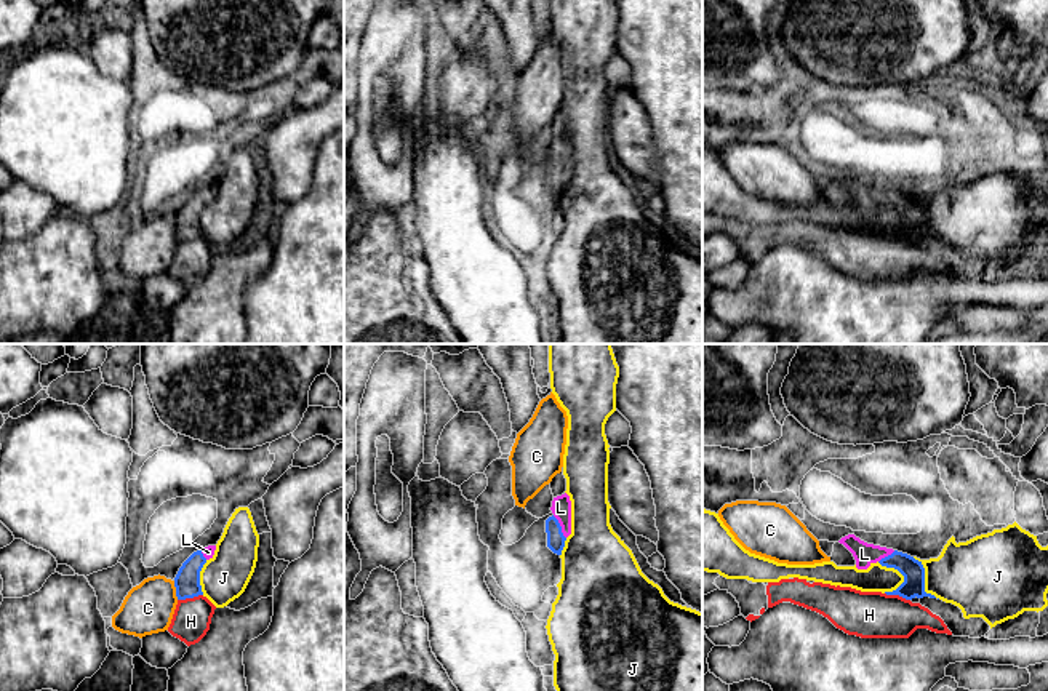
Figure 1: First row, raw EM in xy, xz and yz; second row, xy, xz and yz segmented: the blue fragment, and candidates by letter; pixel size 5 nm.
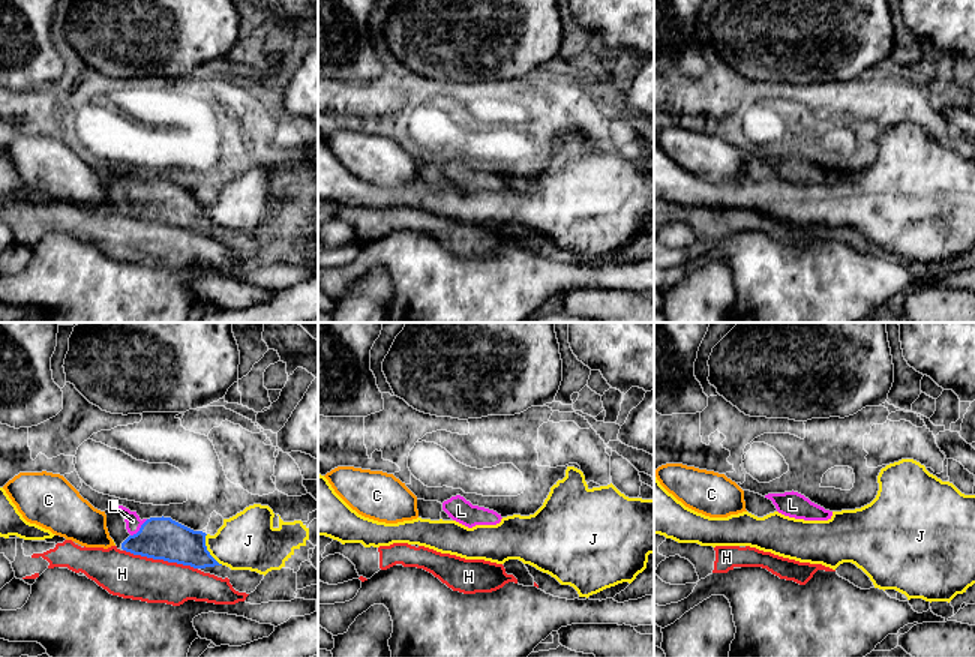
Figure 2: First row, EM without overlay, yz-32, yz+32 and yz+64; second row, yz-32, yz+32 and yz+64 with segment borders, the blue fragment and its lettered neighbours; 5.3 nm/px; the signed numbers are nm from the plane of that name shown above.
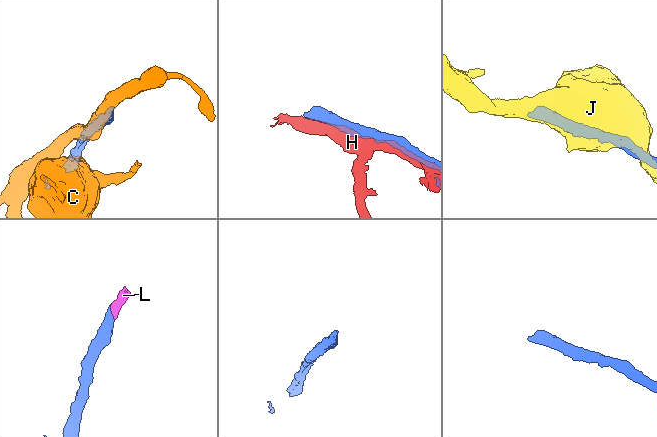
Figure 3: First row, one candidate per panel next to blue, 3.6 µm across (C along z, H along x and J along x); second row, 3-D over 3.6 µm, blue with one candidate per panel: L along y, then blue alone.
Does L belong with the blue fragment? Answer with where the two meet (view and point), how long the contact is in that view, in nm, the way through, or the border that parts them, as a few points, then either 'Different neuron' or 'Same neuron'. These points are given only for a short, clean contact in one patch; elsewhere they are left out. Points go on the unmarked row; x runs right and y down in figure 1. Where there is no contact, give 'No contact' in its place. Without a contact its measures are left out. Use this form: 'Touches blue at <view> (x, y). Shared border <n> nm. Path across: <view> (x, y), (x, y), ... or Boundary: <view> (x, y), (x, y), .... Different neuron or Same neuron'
Touches blue at xz (560, 168). Shared border 140 nm. Path across: xz (556, 183), (560, 168), (560, 149). Same neuron

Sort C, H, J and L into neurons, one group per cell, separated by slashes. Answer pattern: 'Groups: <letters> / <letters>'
Groups: C / H / J / L

